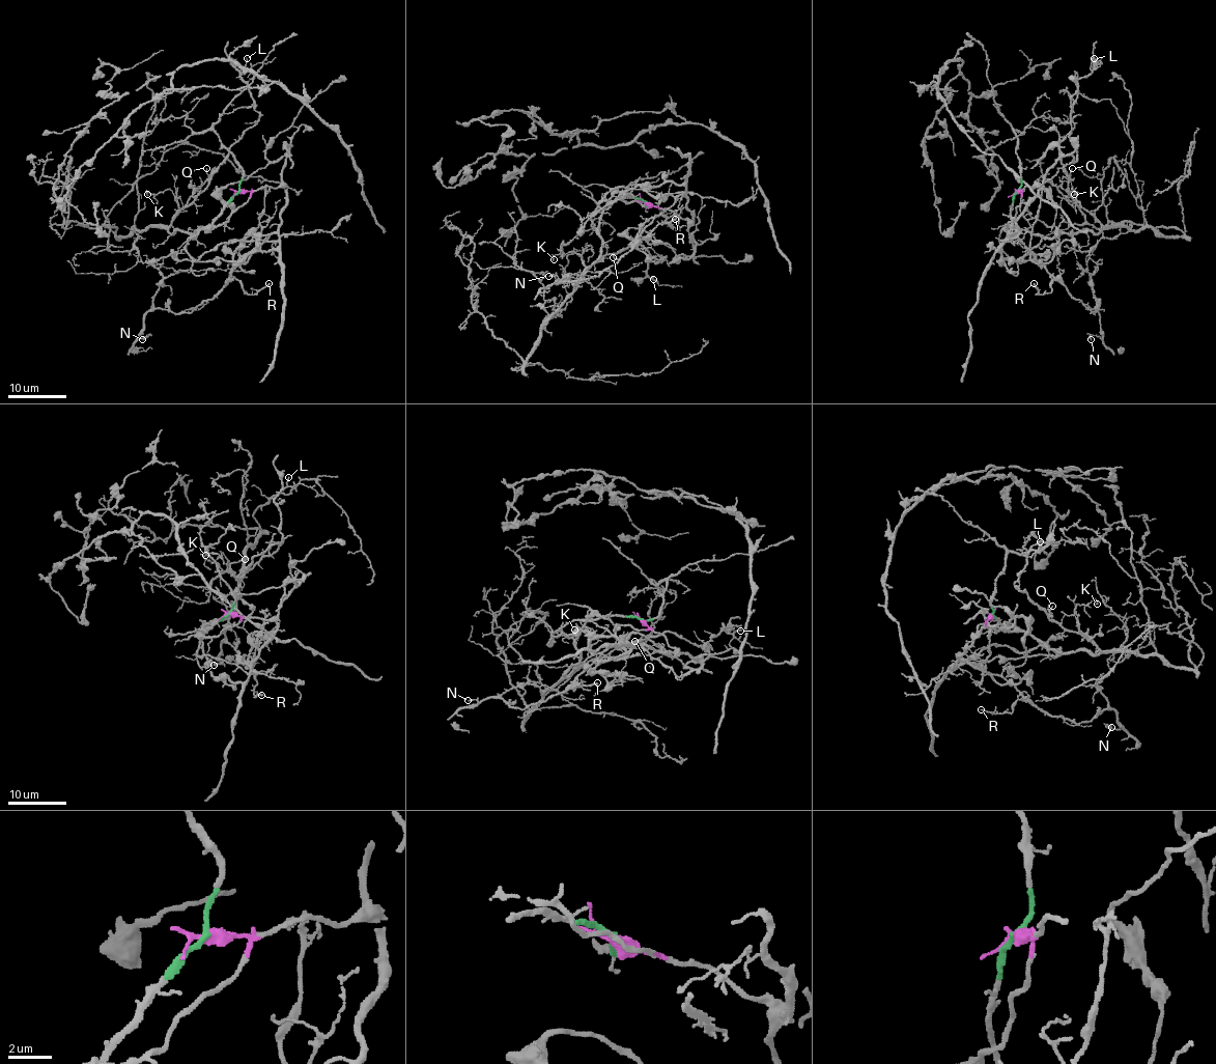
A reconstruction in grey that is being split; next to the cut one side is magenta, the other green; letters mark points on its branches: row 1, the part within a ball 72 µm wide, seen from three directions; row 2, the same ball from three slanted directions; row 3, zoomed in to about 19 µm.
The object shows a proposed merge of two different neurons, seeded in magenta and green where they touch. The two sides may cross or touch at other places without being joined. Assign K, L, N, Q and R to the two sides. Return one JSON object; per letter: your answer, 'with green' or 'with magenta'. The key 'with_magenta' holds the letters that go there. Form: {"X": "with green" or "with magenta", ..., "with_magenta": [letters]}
{"K": "with green", "L": "with green", "N": "with magenta", "Q": "with green", "R": "with magenta", "with_magenta": ["N", "R"]}

